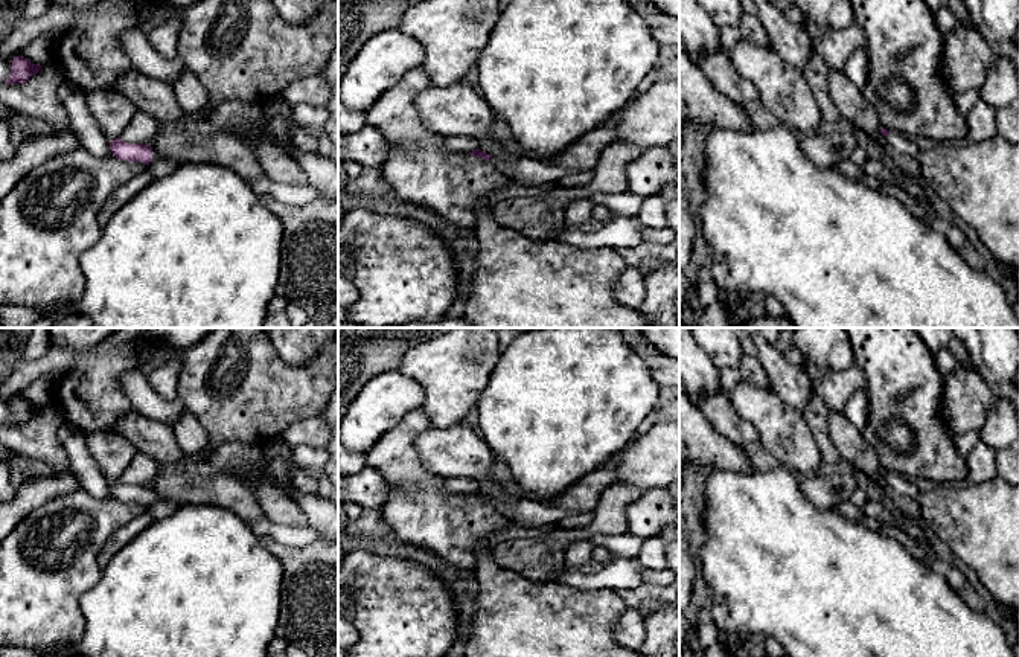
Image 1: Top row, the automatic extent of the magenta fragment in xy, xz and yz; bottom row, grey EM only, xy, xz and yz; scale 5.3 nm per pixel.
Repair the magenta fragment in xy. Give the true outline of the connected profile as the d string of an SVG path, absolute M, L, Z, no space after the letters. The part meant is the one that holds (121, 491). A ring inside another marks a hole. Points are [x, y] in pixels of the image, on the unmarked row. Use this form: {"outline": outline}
{"outline": "M120 479L110 485L113 498L125 503L140 503L149 506L152 503L152 489L149 486L126 485Z"}

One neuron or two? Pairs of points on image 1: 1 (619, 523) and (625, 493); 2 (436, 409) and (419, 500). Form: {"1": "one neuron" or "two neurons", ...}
{"1": "one neuron", "2": "two neurons"}

